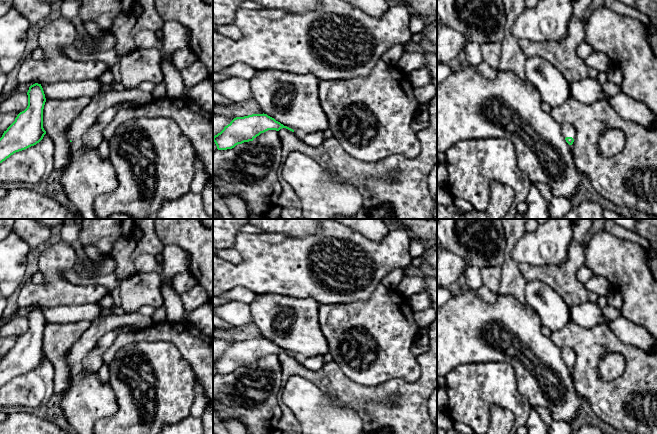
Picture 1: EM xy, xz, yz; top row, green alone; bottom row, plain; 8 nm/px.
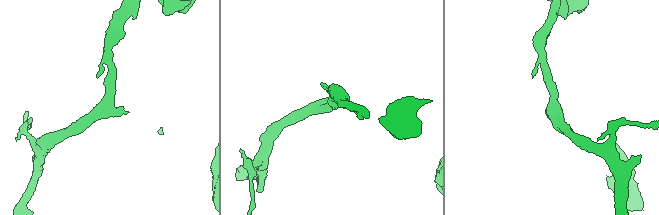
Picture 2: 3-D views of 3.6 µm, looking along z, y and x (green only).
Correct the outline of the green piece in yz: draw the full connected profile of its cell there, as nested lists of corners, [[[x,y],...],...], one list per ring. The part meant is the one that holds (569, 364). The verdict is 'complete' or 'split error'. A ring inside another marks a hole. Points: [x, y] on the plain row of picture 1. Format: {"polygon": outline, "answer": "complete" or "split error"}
{"polygon": [[[565,347],[561,350],[561,356],[563,358],[563,361],[565,362],[566,366],[569,369],[572,369],[574,366],[574,363],[576,361],[576,354],[573,349],[569,347]]], "answer": "split error"}

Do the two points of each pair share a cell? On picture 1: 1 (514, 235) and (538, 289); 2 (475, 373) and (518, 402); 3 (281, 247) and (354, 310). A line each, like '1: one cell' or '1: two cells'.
1: two cells
2: one cell
3: two cells

